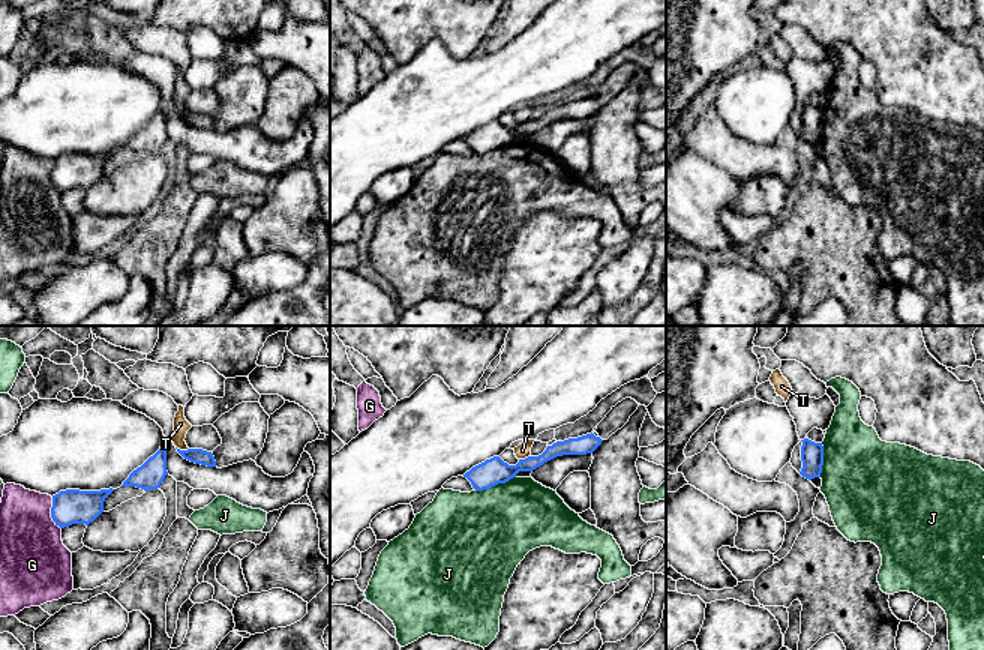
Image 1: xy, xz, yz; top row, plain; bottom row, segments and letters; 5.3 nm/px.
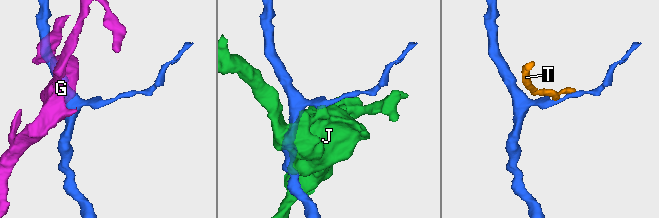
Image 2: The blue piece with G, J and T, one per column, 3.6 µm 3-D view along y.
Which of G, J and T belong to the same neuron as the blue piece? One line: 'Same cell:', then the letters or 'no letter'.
Same cell: no letter

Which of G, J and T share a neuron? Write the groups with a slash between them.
G / J / T

